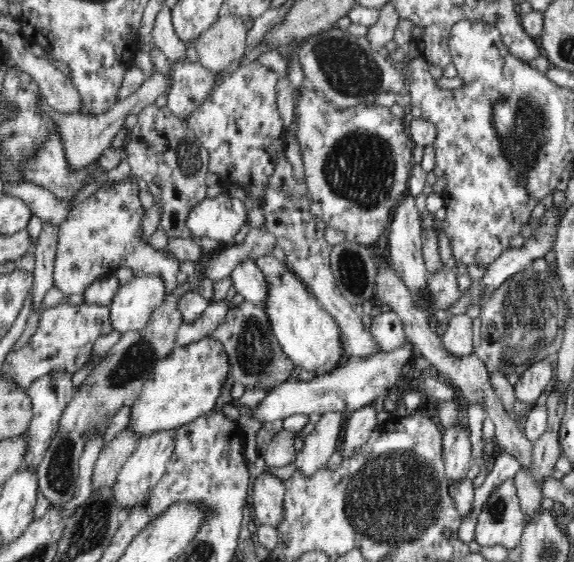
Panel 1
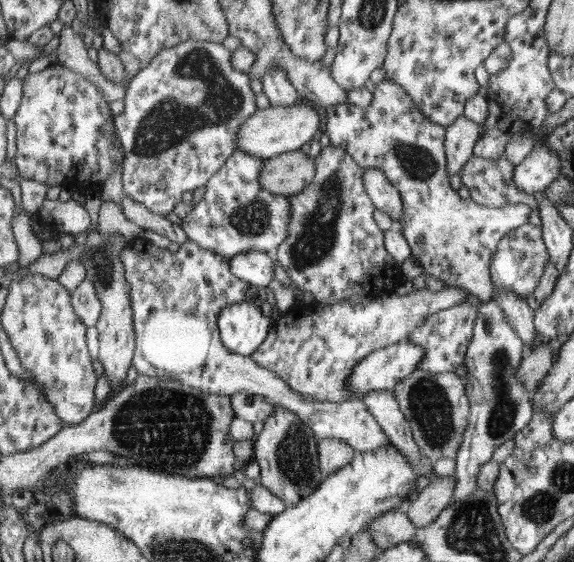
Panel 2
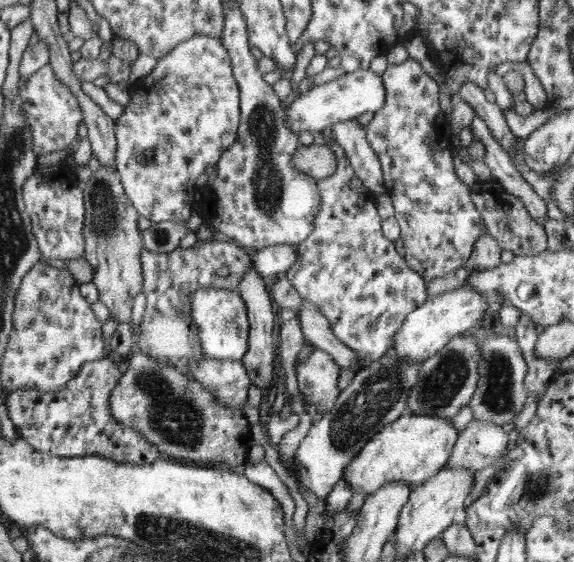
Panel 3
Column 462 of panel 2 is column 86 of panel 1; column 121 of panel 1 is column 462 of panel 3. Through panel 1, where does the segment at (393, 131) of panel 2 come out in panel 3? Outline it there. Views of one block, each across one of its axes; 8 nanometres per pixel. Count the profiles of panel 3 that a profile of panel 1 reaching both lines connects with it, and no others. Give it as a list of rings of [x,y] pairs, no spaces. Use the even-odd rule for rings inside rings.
[[[412,58],[401,64],[388,64],[381,76],[386,88],[384,105],[375,112],[374,117],[364,125],[369,144],[381,159],[385,186],[392,199],[395,219],[401,225],[401,236],[404,244],[404,254],[409,260],[409,268],[423,274],[427,283],[430,276],[443,277],[446,272],[454,272],[472,258],[474,244],[480,236],[488,232],[484,216],[478,208],[474,208],[470,200],[470,190],[454,172],[454,160],[450,152],[450,124],[446,114],[442,114],[438,102],[438,84],[434,82],[420,62]]]

